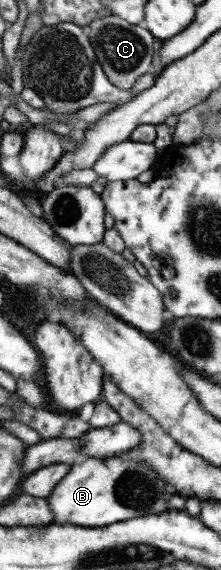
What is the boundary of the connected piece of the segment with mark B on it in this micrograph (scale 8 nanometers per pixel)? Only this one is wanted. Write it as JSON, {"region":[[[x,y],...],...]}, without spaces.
{"region":[[[125,456],[75,461],[46,499],[53,513],[52,522],[95,528],[135,516],[159,514],[168,509],[167,498],[173,491],[157,478],[158,474],[149,465]]]}

